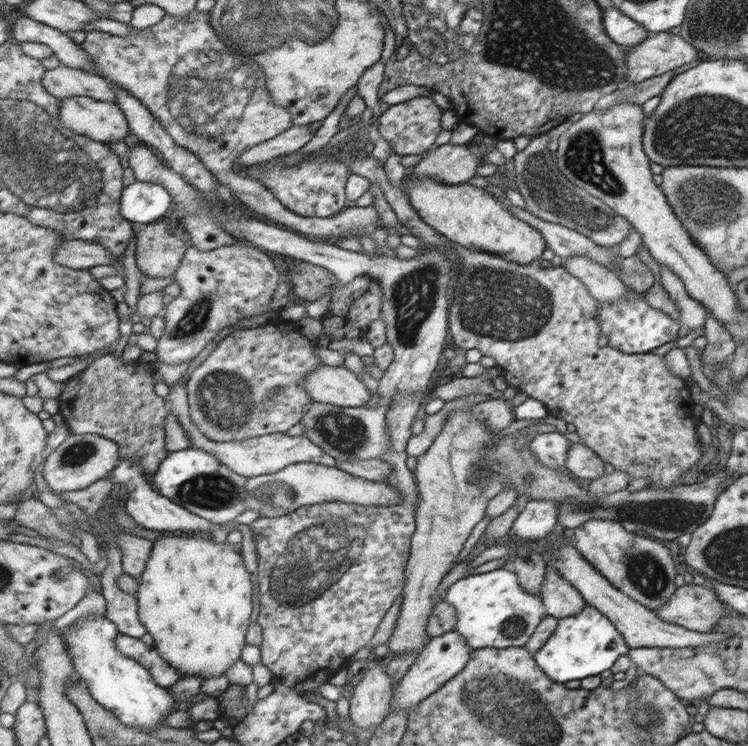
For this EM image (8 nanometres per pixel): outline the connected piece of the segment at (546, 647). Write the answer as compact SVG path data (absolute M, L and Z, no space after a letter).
M586 602L585 608L576 615L557 619L555 630L547 637L539 651L532 654L532 658L535 666L540 668L546 677L558 683L565 683L587 676L597 676L610 669L619 656L628 655L628 652L627 642L612 621Z

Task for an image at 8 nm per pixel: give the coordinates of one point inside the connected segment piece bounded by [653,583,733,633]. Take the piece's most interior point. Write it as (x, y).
(695, 608)

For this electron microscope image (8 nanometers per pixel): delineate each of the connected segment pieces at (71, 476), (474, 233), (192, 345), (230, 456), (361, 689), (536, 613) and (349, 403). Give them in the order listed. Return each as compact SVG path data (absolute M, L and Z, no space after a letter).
M70 434L47 456L43 466L44 480L52 491L71 492L71 490L83 490L116 470L122 458L120 451L119 443L99 436L99 434Z
M412 167L405 172L401 189L408 197L423 222L440 232L447 240L477 252L491 253L517 264L527 264L540 259L546 247L541 232L532 225L518 219L501 201L491 193L469 184L441 184L431 178L413 178Z
M235 241L208 251L200 251L191 246L187 247L173 277L180 292L178 296L169 299L164 305L164 313L161 317L165 326L163 326L162 335L157 339L154 350L155 362L171 365L188 362L188 360L195 358L203 350L205 344L216 338L216 334L235 325L237 321L267 312L271 294L275 292L277 282L279 282L277 280L279 274L275 272L275 268L271 270L271 260L265 254L253 250L252 245L235 246Z
M181 377L174 385L169 385L168 388L169 393L163 399L168 402L170 405L169 411L173 413L173 416L175 416L178 423L188 434L190 440L189 447L203 449L205 452L213 453L221 464L228 466L238 475L247 478L257 477L263 474L272 475L274 472L295 463L315 463L331 467L336 466L337 461L332 456L329 456L320 445L315 444L303 434L299 436L288 436L285 433L273 433L229 442L209 440L191 421L186 401L186 384L181 381Z
M383 658L367 665L363 677L352 688L348 699L348 714L351 722L363 730L374 729L390 712L390 678L385 666L379 664Z
M500 567L484 574L466 576L466 578L457 581L457 583L451 584L442 594L440 600L451 606L456 612L456 623L452 630L463 636L471 650L485 647L523 647L529 638L535 634L535 630L540 626L542 620L548 618L549 613L545 612L545 604L541 600L541 596L533 596L533 594L525 592L520 587L516 577L515 573L507 572L507 570L502 570Z
M322 364L305 378L305 392L312 402L322 402L333 406L362 408L369 402L371 393L359 378L343 365Z

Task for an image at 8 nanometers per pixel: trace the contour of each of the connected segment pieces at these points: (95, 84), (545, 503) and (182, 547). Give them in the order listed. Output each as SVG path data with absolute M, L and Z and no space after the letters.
M60 65L46 70L41 86L56 98L65 99L72 96L88 96L99 101L117 103L117 91L113 84L102 76L80 69Z
M530 499L519 512L515 521L511 522L511 527L507 532L507 536L511 541L523 540L523 542L530 542L533 546L533 541L545 537L547 534L553 532L556 525L558 514L558 502L554 500L536 500Z
M200 534L169 535L156 539L149 552L147 569L140 578L137 598L141 622L153 640L151 647L180 676L199 675L202 680L221 676L233 662L239 660L251 616L251 582L241 556L229 543L217 544Z

